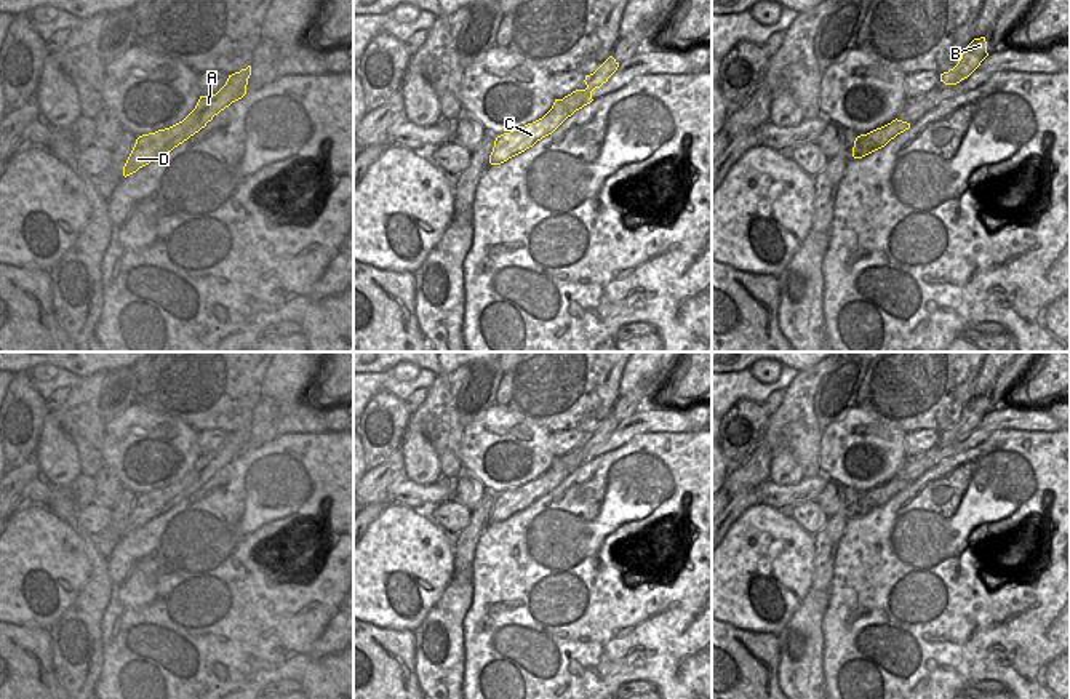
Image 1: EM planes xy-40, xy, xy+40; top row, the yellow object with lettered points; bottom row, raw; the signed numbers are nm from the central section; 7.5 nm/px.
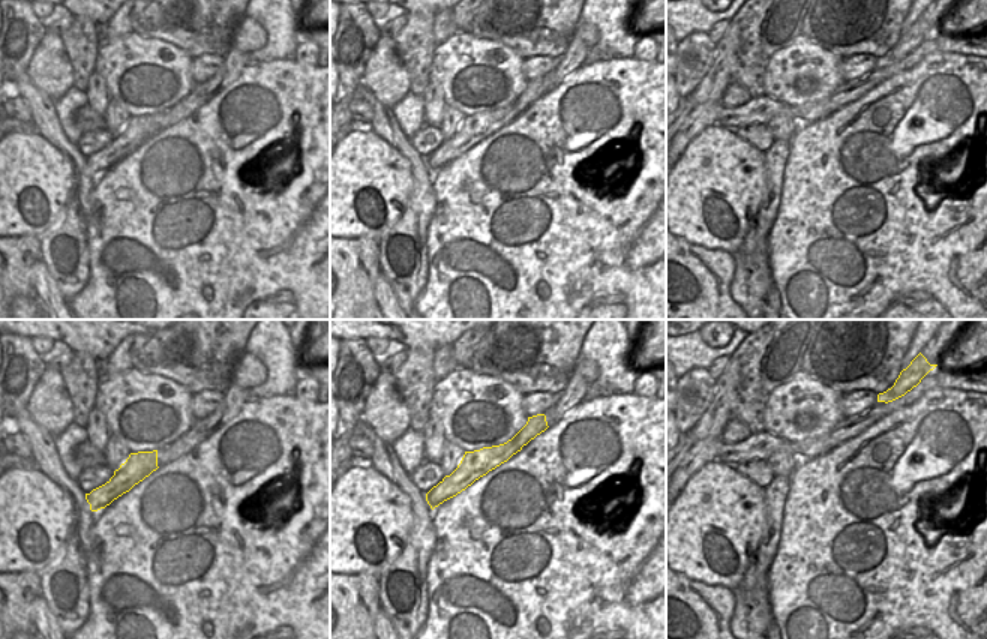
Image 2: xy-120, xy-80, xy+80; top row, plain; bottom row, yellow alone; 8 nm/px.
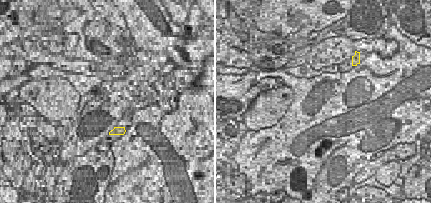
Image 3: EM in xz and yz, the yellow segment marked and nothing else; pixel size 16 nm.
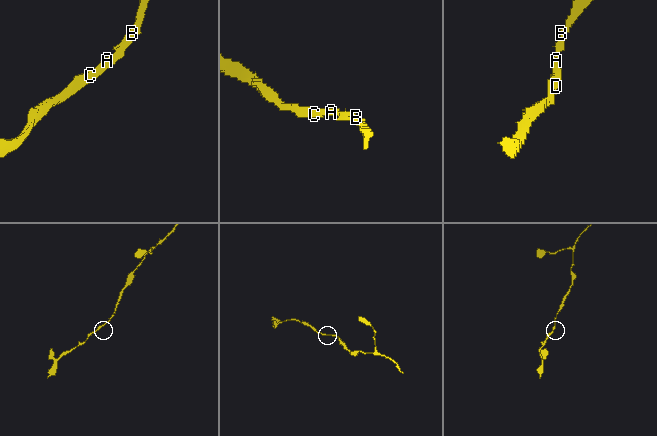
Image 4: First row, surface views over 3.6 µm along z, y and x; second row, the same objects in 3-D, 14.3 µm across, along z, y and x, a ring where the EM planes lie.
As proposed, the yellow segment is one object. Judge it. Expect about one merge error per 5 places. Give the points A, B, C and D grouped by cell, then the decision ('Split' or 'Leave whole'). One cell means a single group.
Groups: A B C D. Leave whole.

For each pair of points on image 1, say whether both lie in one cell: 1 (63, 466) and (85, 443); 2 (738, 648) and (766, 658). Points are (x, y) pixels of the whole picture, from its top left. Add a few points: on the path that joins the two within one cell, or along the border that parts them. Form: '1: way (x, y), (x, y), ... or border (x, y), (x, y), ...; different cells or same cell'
1: border (56, 419), (77, 451), (82, 472); different cells
2: way (744, 655), (749, 659), (760, 658); same cell

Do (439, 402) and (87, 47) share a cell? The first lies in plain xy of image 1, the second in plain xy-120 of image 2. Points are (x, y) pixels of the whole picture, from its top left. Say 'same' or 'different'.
same

